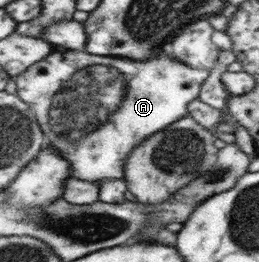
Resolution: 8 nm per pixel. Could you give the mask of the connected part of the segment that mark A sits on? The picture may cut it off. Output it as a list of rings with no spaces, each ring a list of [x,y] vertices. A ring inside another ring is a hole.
[[[161,47],[156,49],[151,59],[145,61],[135,61],[133,58],[117,61],[117,57],[97,57],[85,51],[67,51],[51,53],[45,57],[45,61],[41,61],[41,65],[33,65],[29,73],[17,77],[17,85],[21,99],[36,111],[40,126],[46,134],[45,145],[71,163],[71,177],[98,186],[103,179],[123,180],[124,165],[132,149],[148,140],[153,133],[165,129],[169,123],[187,115],[188,104],[197,99],[200,85],[207,76],[207,69],[195,70],[187,63],[169,57]]]

